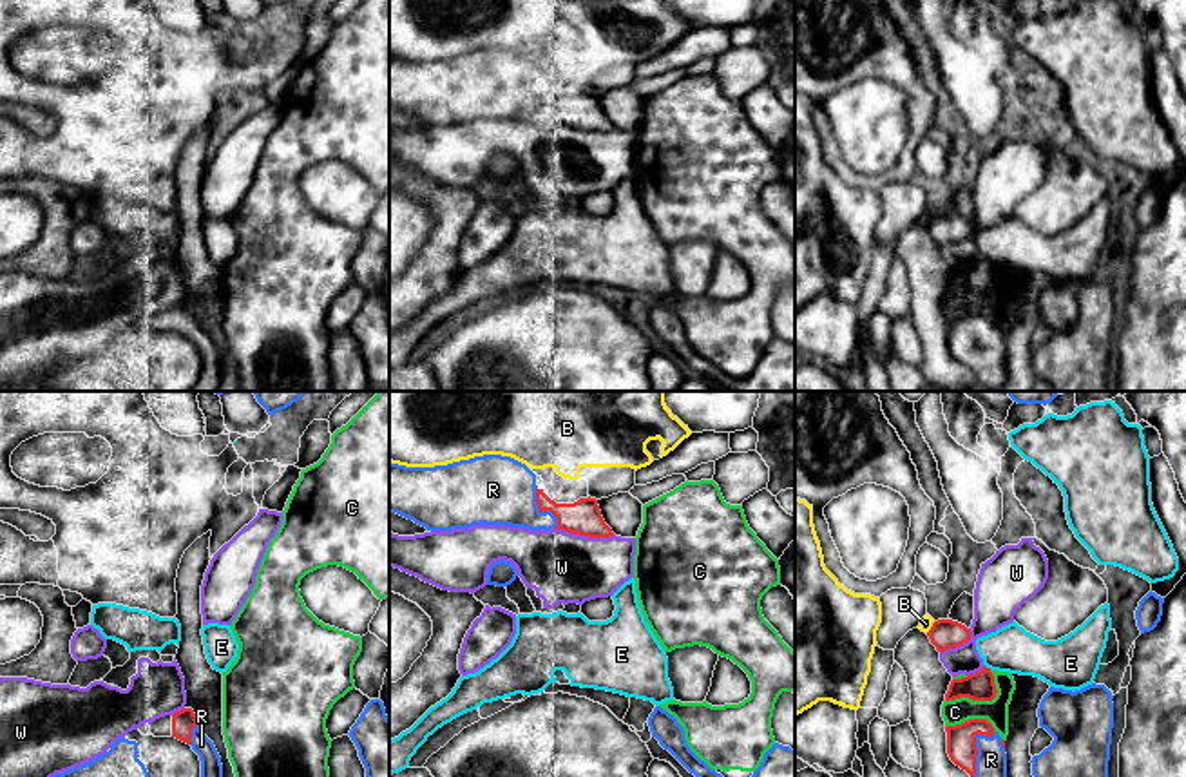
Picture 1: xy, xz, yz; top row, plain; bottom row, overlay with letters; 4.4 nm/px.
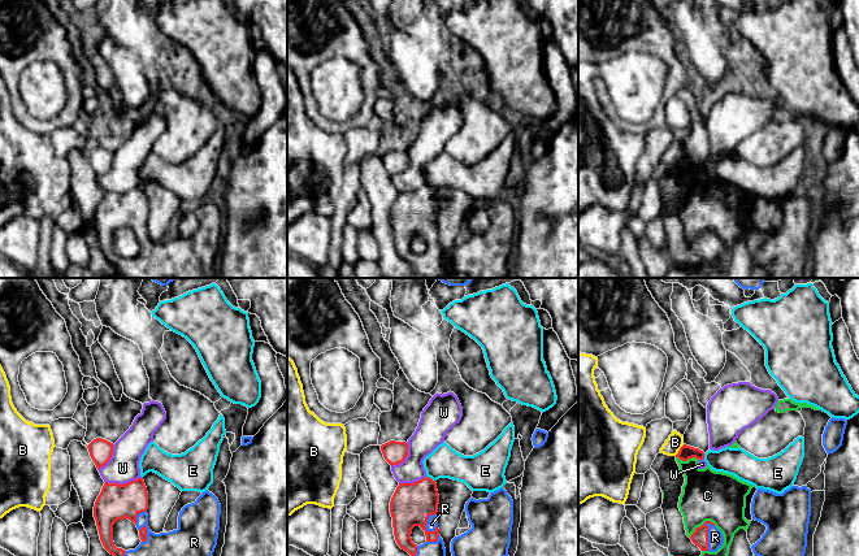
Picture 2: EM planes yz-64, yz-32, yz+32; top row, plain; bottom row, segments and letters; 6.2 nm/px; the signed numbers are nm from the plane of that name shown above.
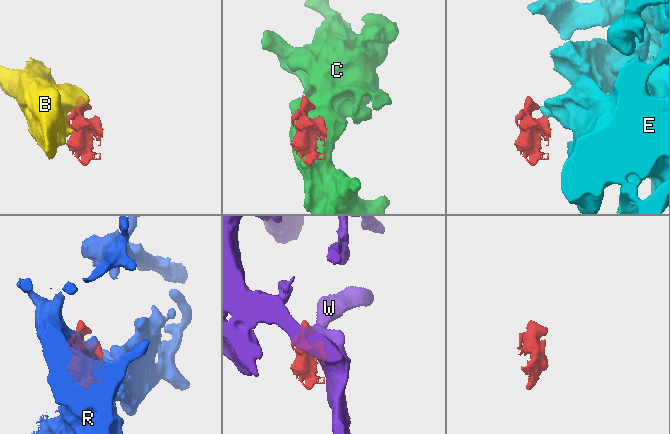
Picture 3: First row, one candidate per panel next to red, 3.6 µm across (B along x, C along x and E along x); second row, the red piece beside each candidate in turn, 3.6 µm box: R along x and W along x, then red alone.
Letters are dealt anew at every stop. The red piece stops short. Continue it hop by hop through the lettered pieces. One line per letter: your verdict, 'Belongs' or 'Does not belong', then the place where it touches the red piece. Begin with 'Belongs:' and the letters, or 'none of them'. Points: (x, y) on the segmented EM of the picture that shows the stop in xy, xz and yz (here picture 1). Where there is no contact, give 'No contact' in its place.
Belongs: R
B: Does not belong. Touches red at yz (931, 627)
C: Does not belong. Touches red at yz (982, 700)
E: Does not belong. Touches red at yz (989, 669)
R: Belongs. Touches red at yz (975, 747)
W: Does not belong. Touches red at xz (585, 535)

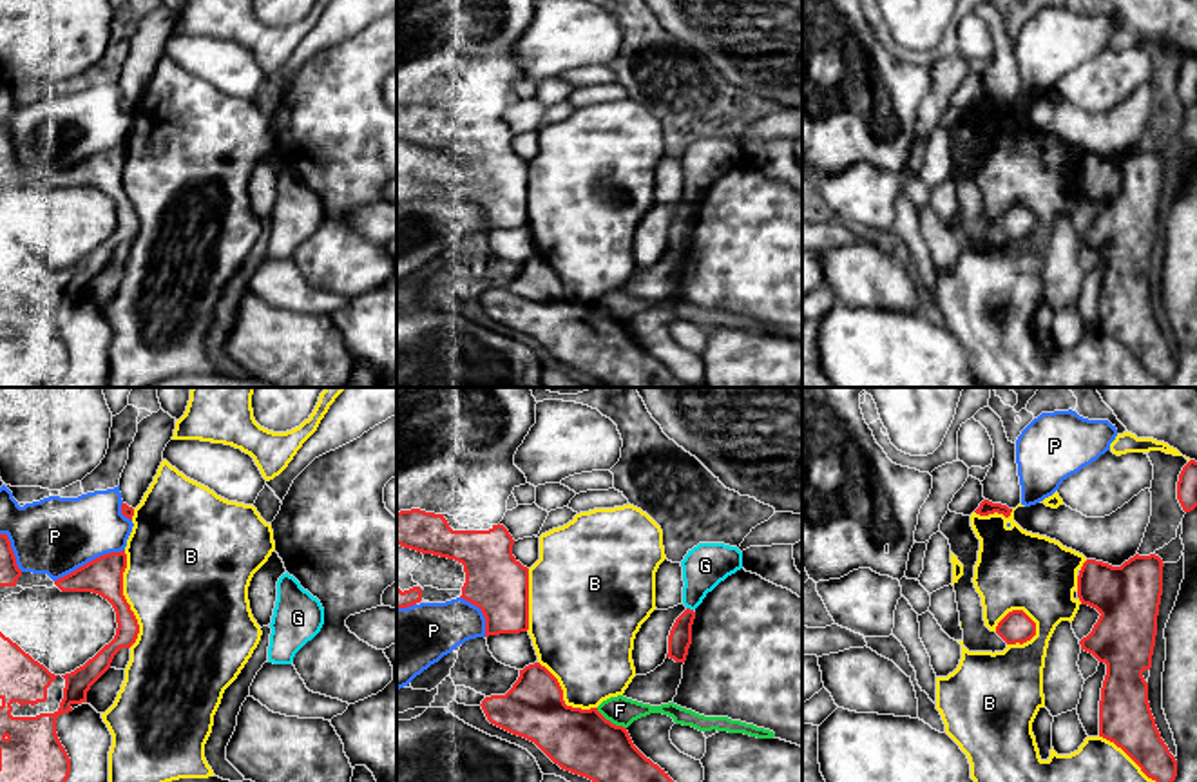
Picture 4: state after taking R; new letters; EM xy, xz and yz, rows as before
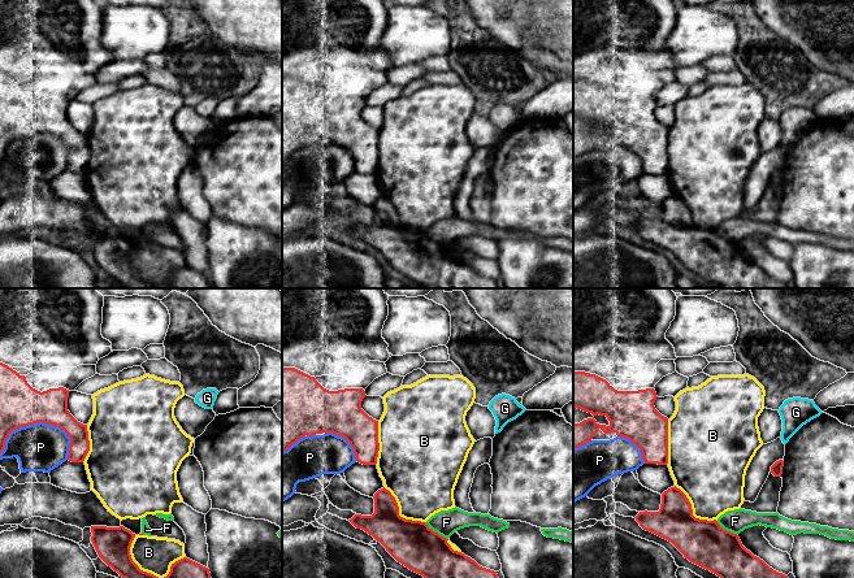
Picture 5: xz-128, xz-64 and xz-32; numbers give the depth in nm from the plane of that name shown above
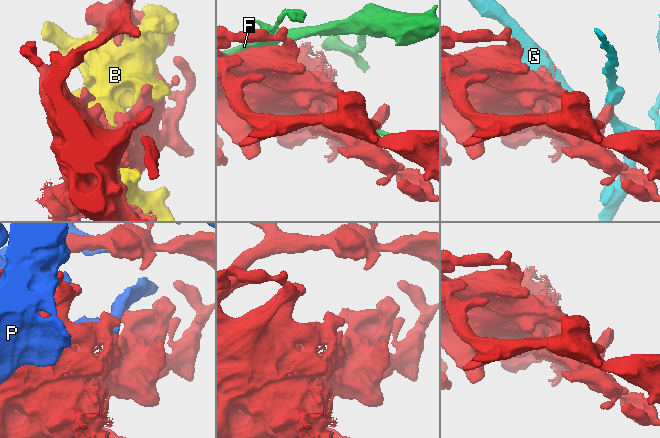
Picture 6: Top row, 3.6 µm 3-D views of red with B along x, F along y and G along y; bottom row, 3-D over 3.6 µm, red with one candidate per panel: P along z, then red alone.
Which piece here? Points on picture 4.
Belongs: none of them
B: Does not belong. Touches red at xy (125, 600)
F: Does not belong. Touches red at xz (609, 721)
G: Does not belong. Touches red at xz (689, 609)
P: Does not belong. Touches red at xy (89, 562)

